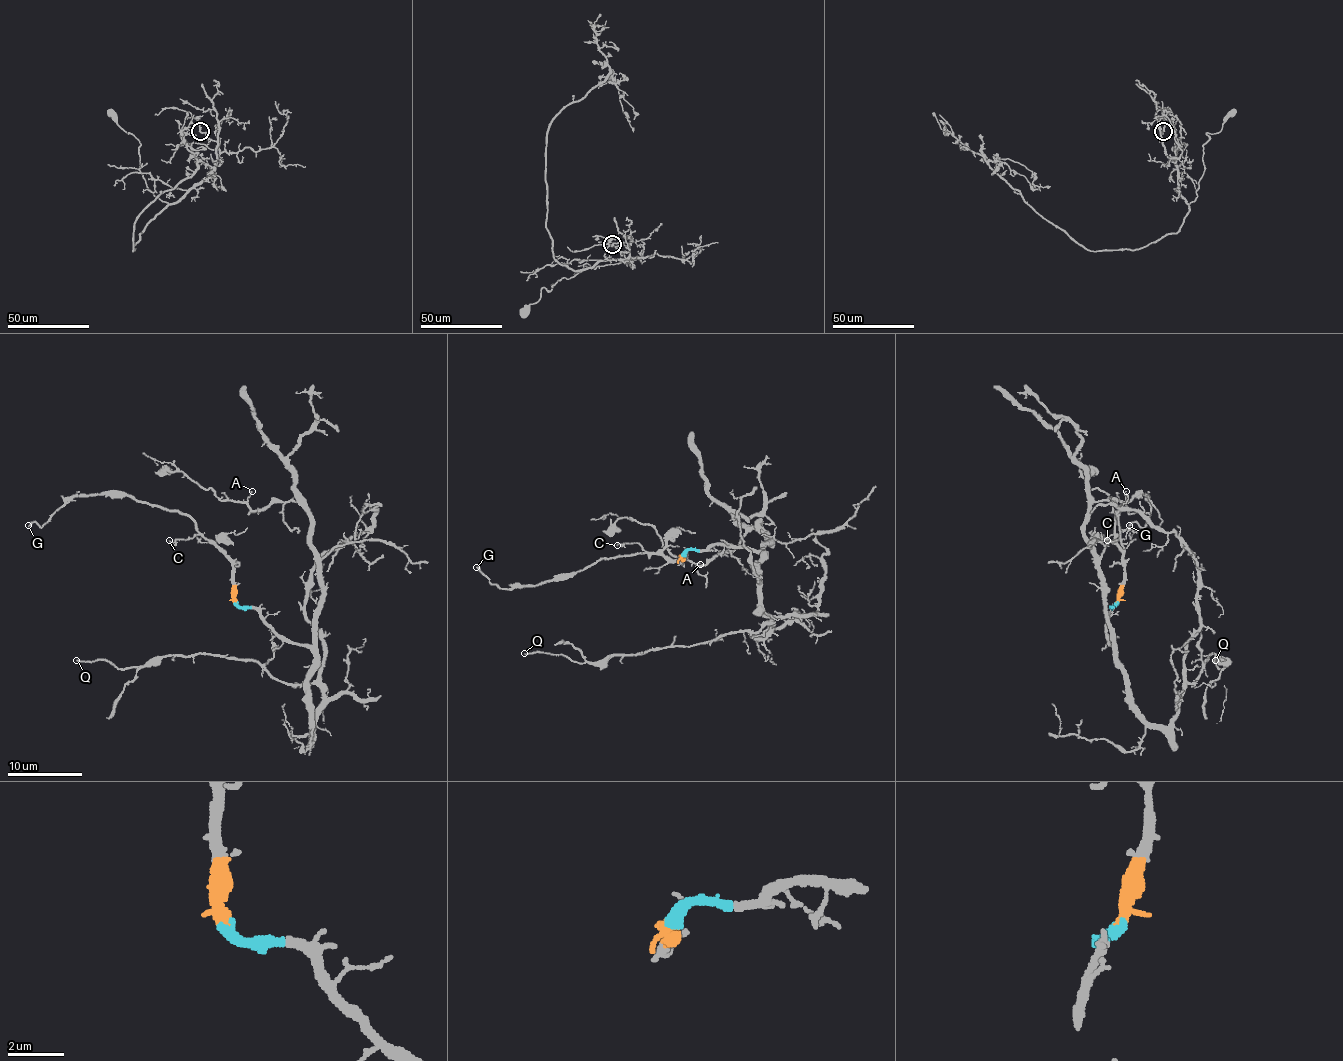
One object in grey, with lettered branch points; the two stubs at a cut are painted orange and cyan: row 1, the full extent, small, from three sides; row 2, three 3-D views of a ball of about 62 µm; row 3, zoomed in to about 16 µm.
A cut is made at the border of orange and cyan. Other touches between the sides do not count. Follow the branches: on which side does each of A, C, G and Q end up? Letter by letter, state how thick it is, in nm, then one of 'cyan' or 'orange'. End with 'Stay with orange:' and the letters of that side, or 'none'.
A: 100 nm | cyan
C: 70 nm | orange
G: 160 nm | orange
Q: 160 nm | cyan
Stay with orange: C, G

